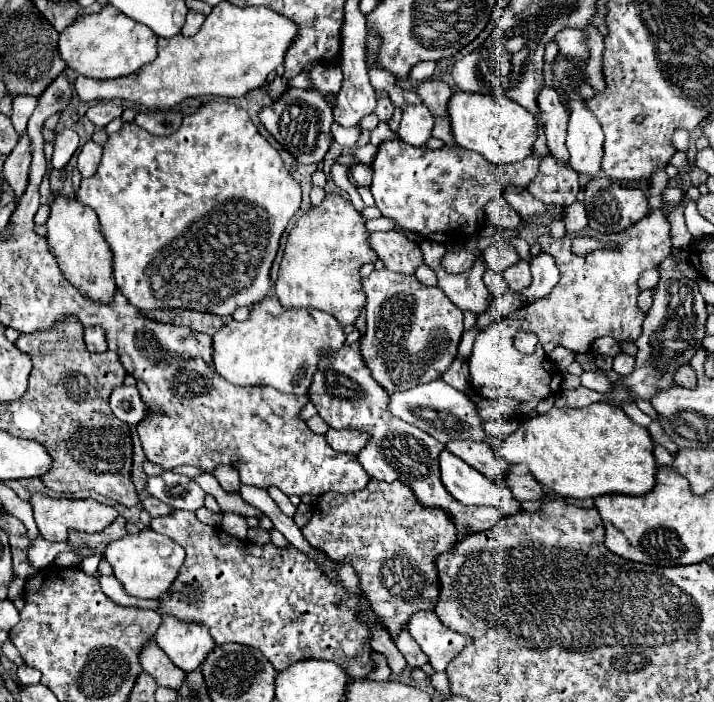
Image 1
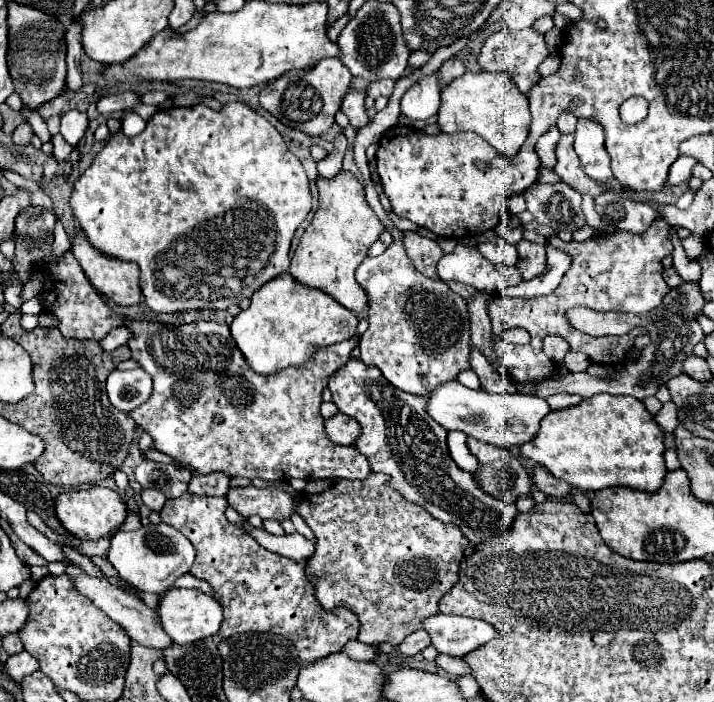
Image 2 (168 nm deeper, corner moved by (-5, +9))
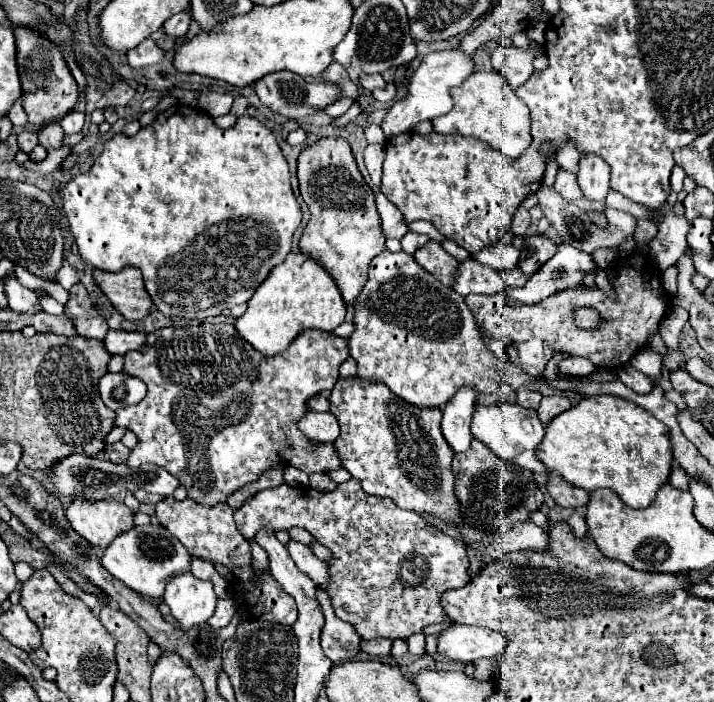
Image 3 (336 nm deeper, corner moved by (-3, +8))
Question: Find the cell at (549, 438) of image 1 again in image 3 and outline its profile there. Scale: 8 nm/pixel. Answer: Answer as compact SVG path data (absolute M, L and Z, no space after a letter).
M591 396L591 398L585 398L581 400L579 404L575 404L573 408L569 408L565 414L559 414L549 426L545 426L545 438L537 450L537 458L541 458L541 462L545 462L545 466L549 466L549 470L557 472L559 476L563 476L569 484L577 486L577 488L583 488L587 492L593 492L593 490L599 490L599 488L609 488L613 492L619 494L619 498L631 506L631 508L647 508L655 496L657 496L657 490L667 484L669 480L669 474L671 474L671 466L673 466L673 448L671 448L671 442L669 442L669 426L665 426L663 422L659 422L653 414L649 414L645 408L637 406L635 402L629 402L625 398L619 398L619 396Z

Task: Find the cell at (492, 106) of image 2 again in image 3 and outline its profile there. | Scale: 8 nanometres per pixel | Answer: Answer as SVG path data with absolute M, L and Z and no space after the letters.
M497 70L491 72L475 72L471 74L459 88L451 90L453 108L449 114L433 118L433 130L439 134L461 134L477 138L507 158L517 158L529 146L529 110L515 96L513 88L505 82L505 76Z

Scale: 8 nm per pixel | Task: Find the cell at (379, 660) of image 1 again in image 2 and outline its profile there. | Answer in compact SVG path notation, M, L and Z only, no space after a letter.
M357 639L347 643L347 647L343 647L343 651L347 651L349 657L357 659L357 661L375 661L379 657L379 651L373 645L365 645Z

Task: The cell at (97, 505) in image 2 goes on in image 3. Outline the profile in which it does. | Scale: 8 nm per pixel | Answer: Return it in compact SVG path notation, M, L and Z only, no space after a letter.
M79 498L65 510L71 528L99 548L107 548L121 532L131 530L133 510L119 500L81 502Z

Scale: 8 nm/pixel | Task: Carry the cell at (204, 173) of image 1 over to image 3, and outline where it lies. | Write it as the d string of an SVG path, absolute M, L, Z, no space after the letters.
M175 104L167 108L155 118L153 124L141 128L135 136L125 136L123 132L119 132L111 140L107 140L95 164L87 172L73 176L63 188L63 208L69 220L69 230L77 242L79 254L89 266L103 272L119 272L125 266L139 268L145 280L145 288L159 312L163 312L165 316L179 316L201 322L219 316L225 308L245 304L261 286L261 282L267 278L271 268L285 260L285 256L291 250L293 232L301 224L301 210L289 182L289 168L275 140L275 134L263 122L251 116L241 116L233 128L221 130L213 124L213 118L209 114L185 104Z

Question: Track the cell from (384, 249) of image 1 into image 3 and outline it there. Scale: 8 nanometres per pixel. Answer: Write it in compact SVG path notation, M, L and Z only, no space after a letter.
M431 240L427 246L419 248L415 254L415 260L421 268L425 268L427 272L431 272L439 282L443 282L445 286L453 286L455 282L455 272L457 272L457 266L459 262L449 256L439 242Z

